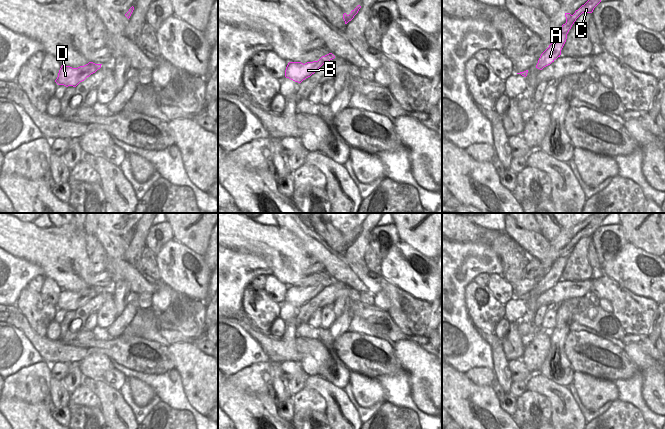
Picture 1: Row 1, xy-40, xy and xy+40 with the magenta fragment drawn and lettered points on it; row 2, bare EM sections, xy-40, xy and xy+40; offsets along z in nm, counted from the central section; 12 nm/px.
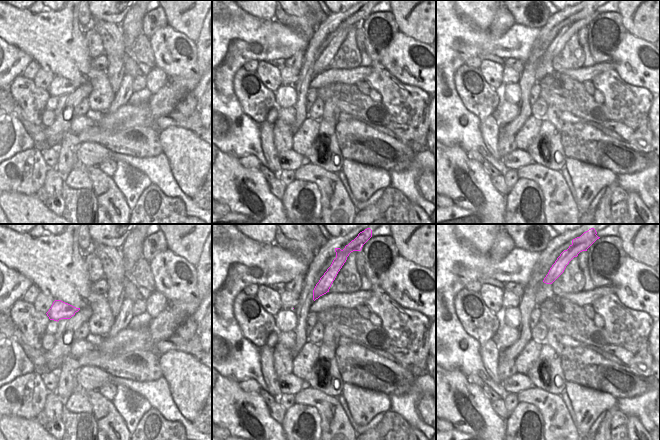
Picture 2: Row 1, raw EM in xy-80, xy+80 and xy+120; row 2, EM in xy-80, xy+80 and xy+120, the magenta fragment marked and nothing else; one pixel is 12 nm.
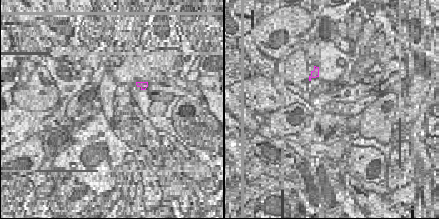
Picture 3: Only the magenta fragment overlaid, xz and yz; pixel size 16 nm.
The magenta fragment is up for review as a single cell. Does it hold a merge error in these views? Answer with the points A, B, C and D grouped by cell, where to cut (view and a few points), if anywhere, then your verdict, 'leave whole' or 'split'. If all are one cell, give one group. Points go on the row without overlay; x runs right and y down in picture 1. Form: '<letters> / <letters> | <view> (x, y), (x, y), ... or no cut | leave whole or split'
A B C D | no cut | leave whole

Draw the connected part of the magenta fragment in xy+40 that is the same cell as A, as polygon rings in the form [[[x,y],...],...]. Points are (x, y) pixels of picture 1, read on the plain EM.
[[[596,217],[594,220],[590,221],[584,229],[576,234],[573,239],[571,239],[570,237],[565,237],[566,247],[562,249],[557,260],[551,266],[549,271],[541,278],[536,292],[542,294],[544,291],[550,289],[558,281],[560,281],[561,274],[567,263],[567,258],[576,243],[582,237],[592,237],[594,232],[601,226],[602,220],[602,218]]]

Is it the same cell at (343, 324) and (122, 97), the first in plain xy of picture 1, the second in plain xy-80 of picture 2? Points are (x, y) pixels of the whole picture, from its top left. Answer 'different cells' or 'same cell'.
same cell

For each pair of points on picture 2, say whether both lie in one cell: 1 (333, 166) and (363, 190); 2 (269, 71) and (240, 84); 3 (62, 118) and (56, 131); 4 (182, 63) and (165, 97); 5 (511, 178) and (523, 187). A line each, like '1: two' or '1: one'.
1: two
2: two
3: one
4: two
5: two

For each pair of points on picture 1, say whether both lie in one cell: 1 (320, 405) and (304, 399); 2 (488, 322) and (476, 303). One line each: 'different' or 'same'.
1: same
2: same

